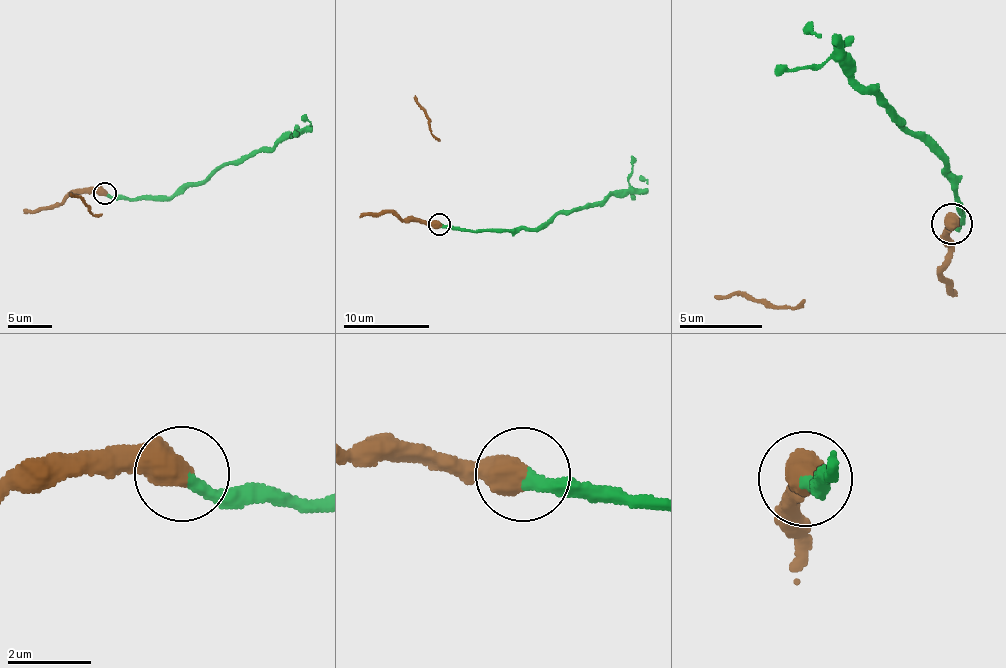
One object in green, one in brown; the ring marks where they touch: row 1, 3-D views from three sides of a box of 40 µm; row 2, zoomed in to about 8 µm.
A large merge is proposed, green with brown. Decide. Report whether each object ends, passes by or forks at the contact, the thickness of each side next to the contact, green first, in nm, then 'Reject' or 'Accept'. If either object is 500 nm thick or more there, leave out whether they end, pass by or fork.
Thickness 320 nm (green) against 650 nm. Reject

